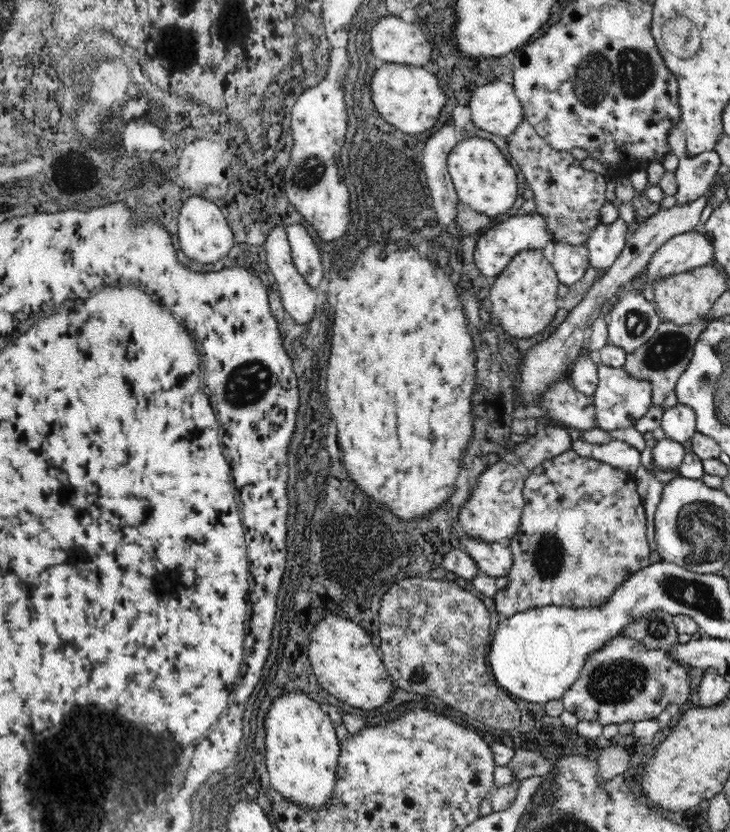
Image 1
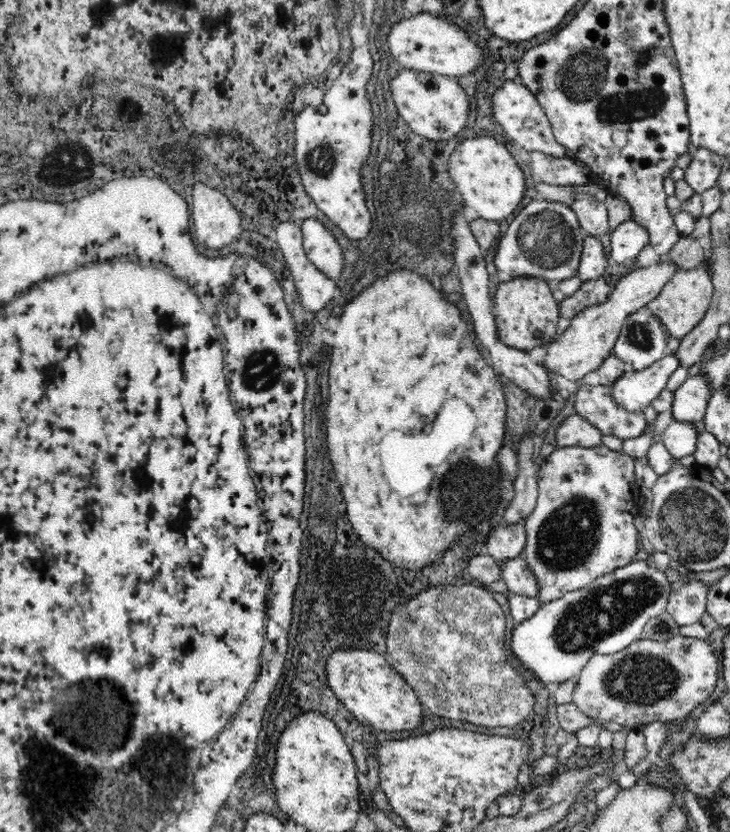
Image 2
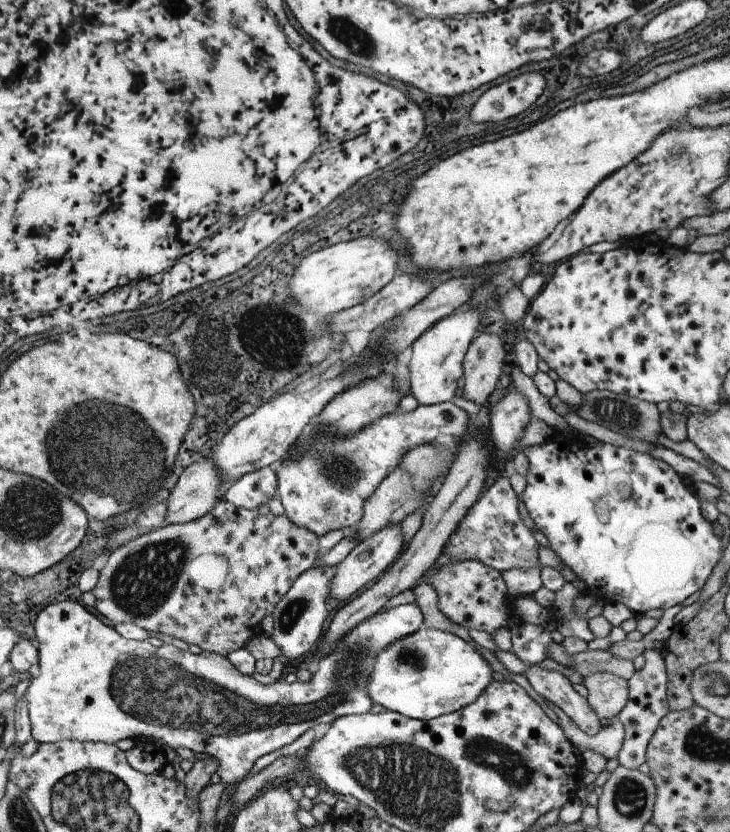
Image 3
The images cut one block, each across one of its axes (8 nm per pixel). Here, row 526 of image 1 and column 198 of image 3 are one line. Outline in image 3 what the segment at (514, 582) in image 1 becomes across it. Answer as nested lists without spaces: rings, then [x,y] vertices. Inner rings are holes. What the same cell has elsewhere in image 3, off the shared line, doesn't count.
[[[225,498],[219,500],[207,514],[203,514],[201,518],[187,522],[187,524],[175,524],[175,526],[161,526],[157,530],[151,530],[131,542],[127,542],[125,546],[117,548],[115,552],[109,554],[105,566],[99,572],[97,584],[91,590],[95,596],[95,610],[107,618],[113,624],[137,624],[139,628],[147,630],[147,632],[159,632],[159,634],[167,634],[173,636],[177,640],[183,640],[187,644],[195,644],[199,646],[203,652],[211,652],[211,654],[221,654],[221,656],[229,656],[235,650],[241,650],[251,638],[263,634],[261,630],[261,620],[263,618],[271,618],[277,602],[283,598],[285,592],[289,592],[289,588],[293,586],[293,582],[313,566],[315,558],[319,556],[319,536],[313,534],[307,528],[299,528],[295,526],[285,514],[283,516],[275,516],[275,514],[259,514],[257,510],[247,510],[247,508],[235,508],[231,502],[227,502]]]

